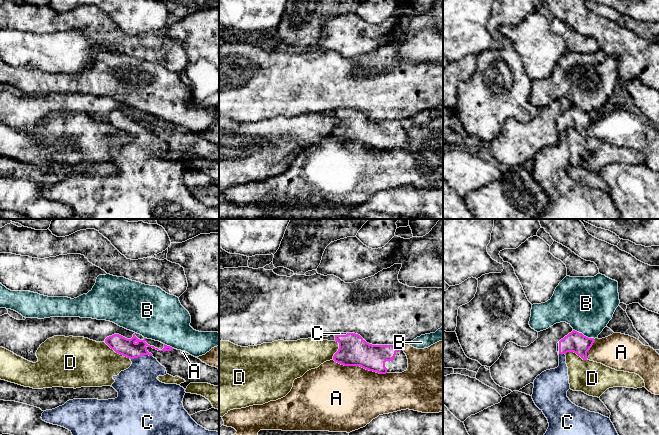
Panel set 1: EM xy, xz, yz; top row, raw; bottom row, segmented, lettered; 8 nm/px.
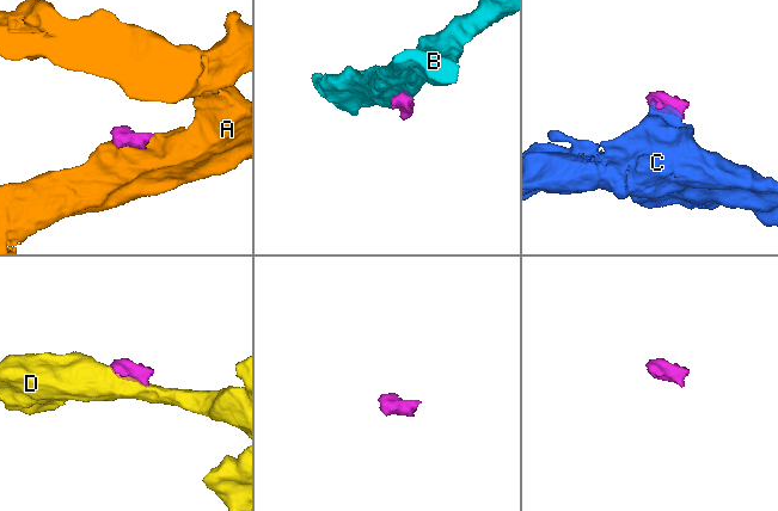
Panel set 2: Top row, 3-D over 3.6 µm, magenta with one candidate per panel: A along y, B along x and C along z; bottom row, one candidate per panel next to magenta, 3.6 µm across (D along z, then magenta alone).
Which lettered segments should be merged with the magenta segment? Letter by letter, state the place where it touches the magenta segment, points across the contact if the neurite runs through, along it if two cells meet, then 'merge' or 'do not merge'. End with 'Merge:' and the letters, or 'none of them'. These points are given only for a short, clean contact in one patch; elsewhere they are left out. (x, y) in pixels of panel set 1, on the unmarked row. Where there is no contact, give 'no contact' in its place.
A: contact xz (354, 141); do not merge
B: contact yz (583, 111); do not merge
C: contact xy (141, 131); way xy (127, 123), (141, 131), (141, 153), (138, 162); merge
D: contact xy (117, 128); do not merge
Merge: C

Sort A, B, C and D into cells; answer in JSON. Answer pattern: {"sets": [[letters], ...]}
{"sets": [["A"], ["B"], ["C"], ["D"]]}

